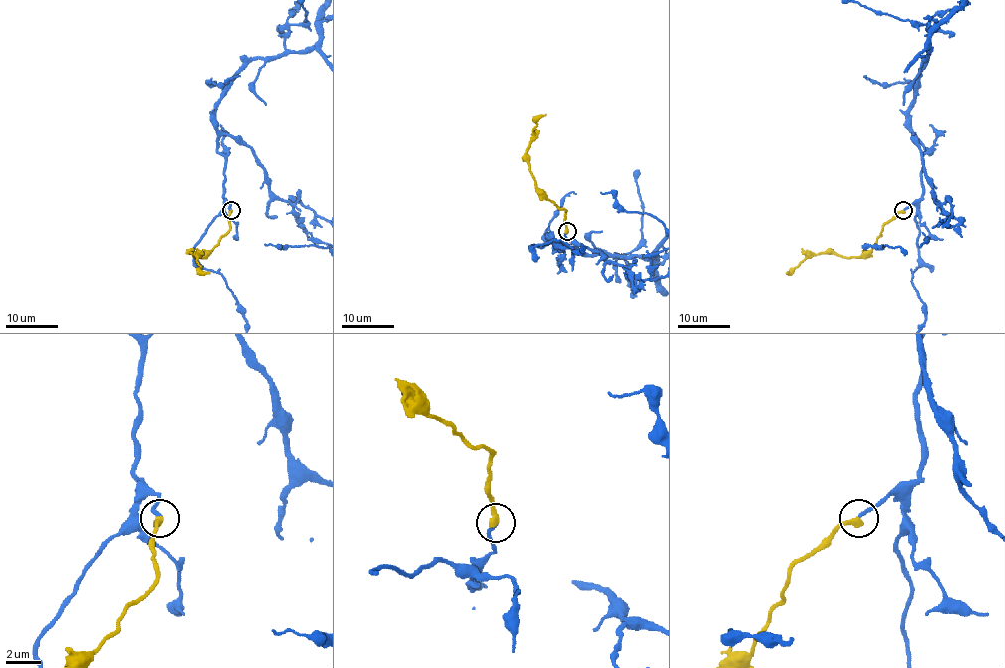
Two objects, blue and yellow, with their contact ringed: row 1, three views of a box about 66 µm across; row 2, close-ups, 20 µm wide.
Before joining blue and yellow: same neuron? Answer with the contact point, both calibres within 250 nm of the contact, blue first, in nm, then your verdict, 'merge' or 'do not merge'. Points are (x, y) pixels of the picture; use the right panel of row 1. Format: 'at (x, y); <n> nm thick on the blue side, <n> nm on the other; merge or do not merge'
at (903, 210); 220 nm thick on the blue side, 400 nm on the other; merge

